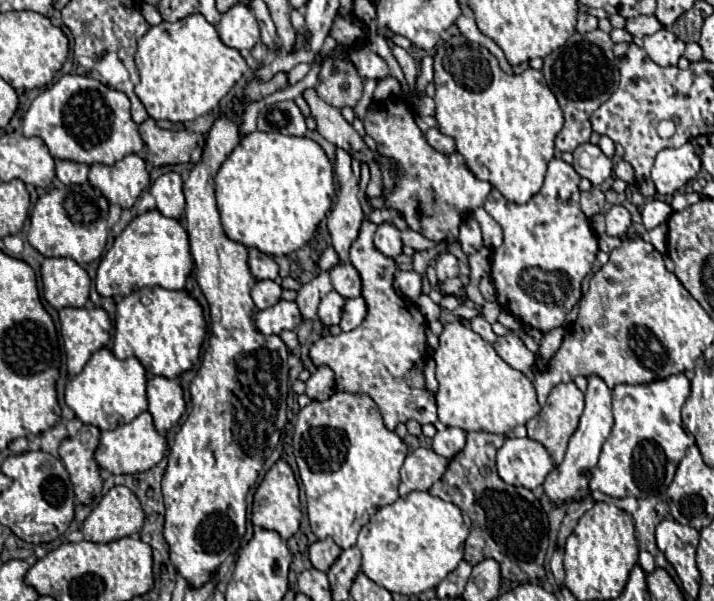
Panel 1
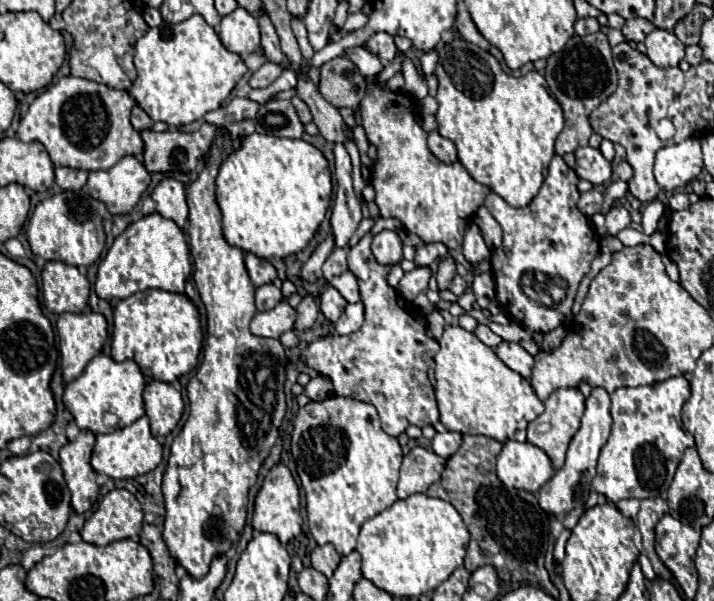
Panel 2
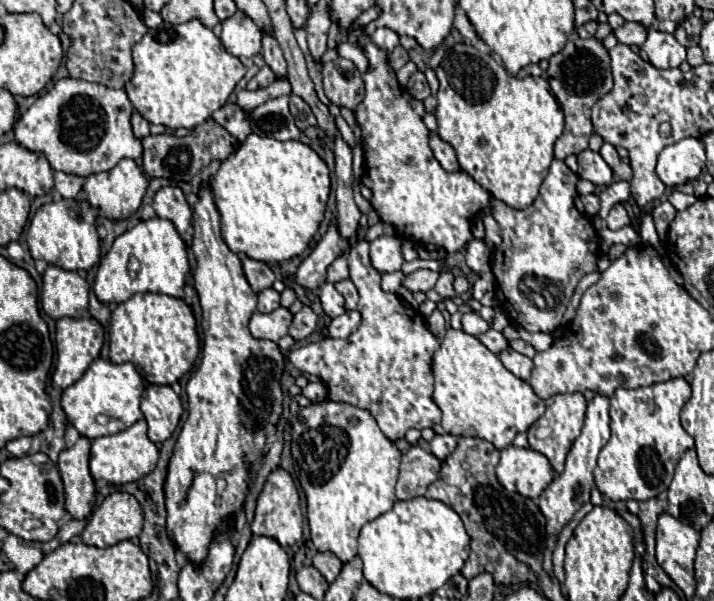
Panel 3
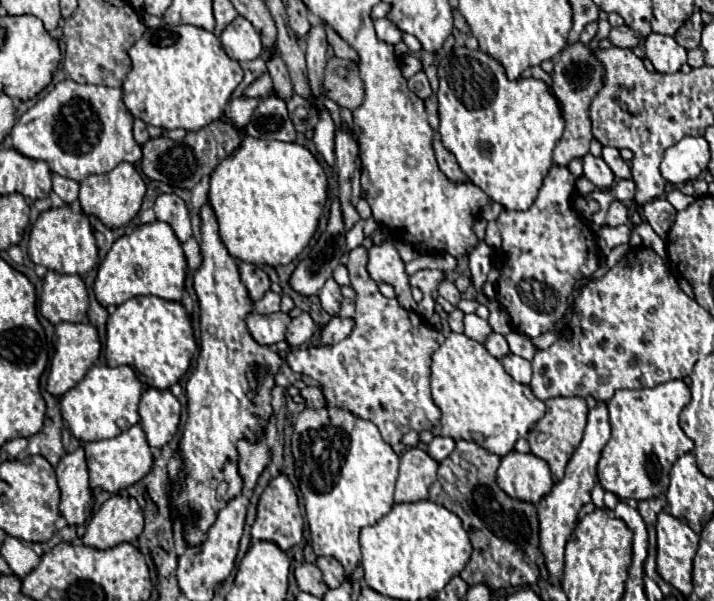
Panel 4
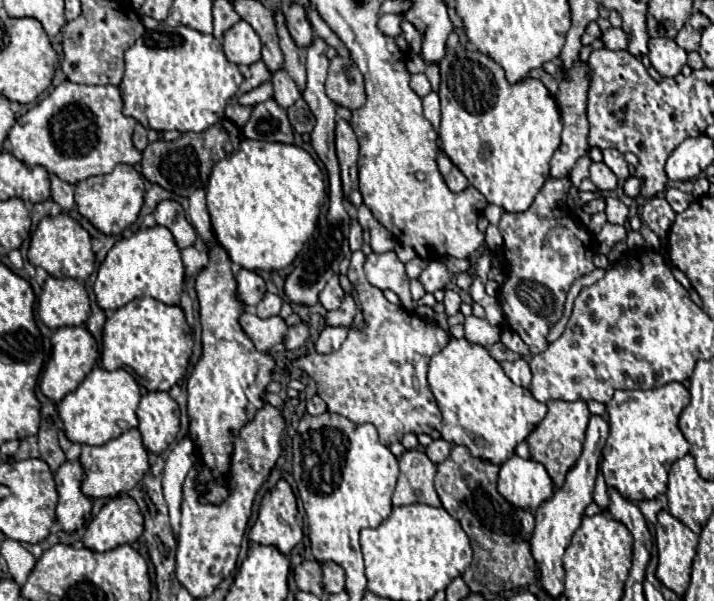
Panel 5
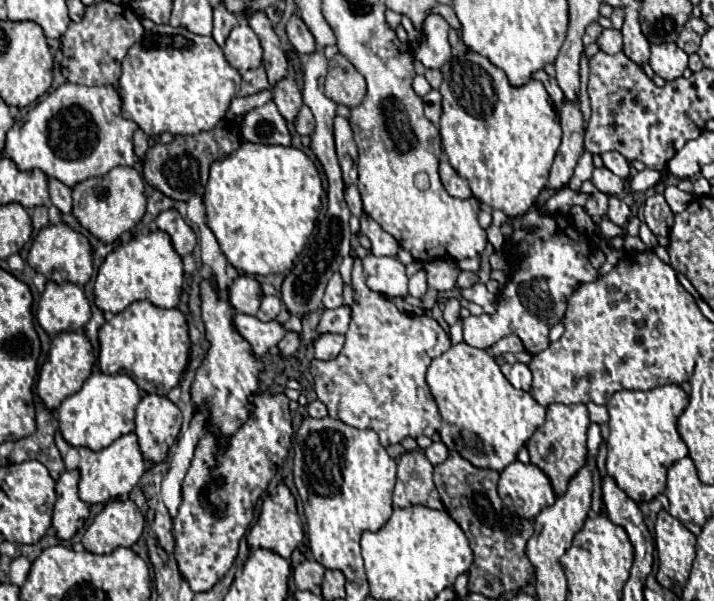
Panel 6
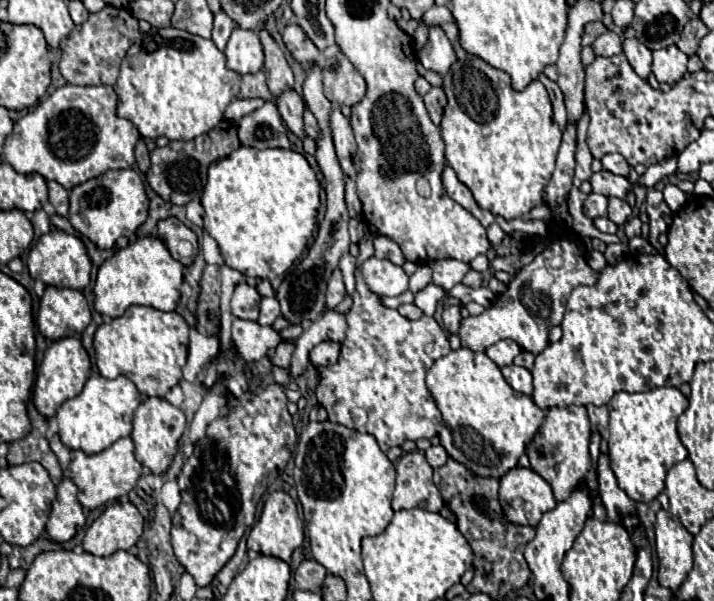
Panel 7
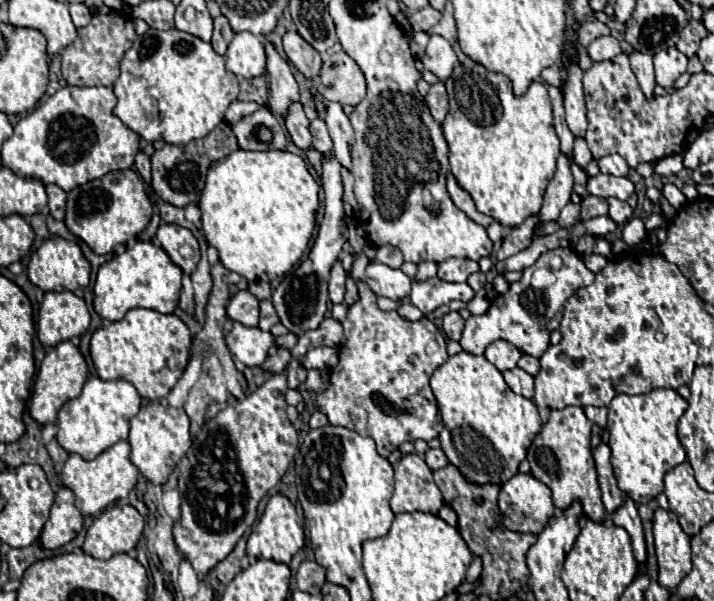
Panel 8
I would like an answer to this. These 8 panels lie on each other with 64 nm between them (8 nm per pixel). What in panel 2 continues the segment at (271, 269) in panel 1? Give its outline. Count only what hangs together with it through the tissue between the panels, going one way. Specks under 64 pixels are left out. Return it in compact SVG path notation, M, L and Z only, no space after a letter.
M246 254L246 270L248 270L248 276L252 280L252 284L258 288L258 286L264 286L264 284L272 284L276 280L276 270L274 266L268 262L268 260L262 260L254 254Z

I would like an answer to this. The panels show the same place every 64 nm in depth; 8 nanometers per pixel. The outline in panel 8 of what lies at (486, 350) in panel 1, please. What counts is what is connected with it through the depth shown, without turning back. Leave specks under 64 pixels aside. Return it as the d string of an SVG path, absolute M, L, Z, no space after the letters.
M468 352L450 356L436 368L430 376L430 386L452 440L442 446L448 462L456 466L468 482L478 486L502 486L516 476L528 446L542 428L536 404L514 394L502 374L484 356L472 356Z

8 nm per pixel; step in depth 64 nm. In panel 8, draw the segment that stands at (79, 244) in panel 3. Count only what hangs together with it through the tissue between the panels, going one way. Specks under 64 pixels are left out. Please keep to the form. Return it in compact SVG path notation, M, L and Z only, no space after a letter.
M48 238L32 254L30 264L28 264L28 278L30 278L30 282L34 286L38 286L44 292L64 292L64 290L70 290L74 294L82 294L82 290L90 282L90 264L82 256L78 244L68 242L64 238Z

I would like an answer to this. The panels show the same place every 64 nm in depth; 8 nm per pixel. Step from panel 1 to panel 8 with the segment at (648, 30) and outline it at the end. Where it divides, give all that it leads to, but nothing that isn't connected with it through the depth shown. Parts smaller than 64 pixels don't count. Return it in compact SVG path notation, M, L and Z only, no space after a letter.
M614 36L596 38L586 50L588 50L588 56L592 58L592 62L604 62L604 60L610 60L622 52L620 44Z

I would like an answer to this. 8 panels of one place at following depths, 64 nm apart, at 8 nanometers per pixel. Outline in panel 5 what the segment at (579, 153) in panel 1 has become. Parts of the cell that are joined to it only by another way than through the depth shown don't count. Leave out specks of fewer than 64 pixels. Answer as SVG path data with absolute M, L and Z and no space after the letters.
M592 162L592 166L590 166L590 180L602 192L612 192L612 190L618 188L618 178L614 176L614 172L604 162L600 162L600 164Z

